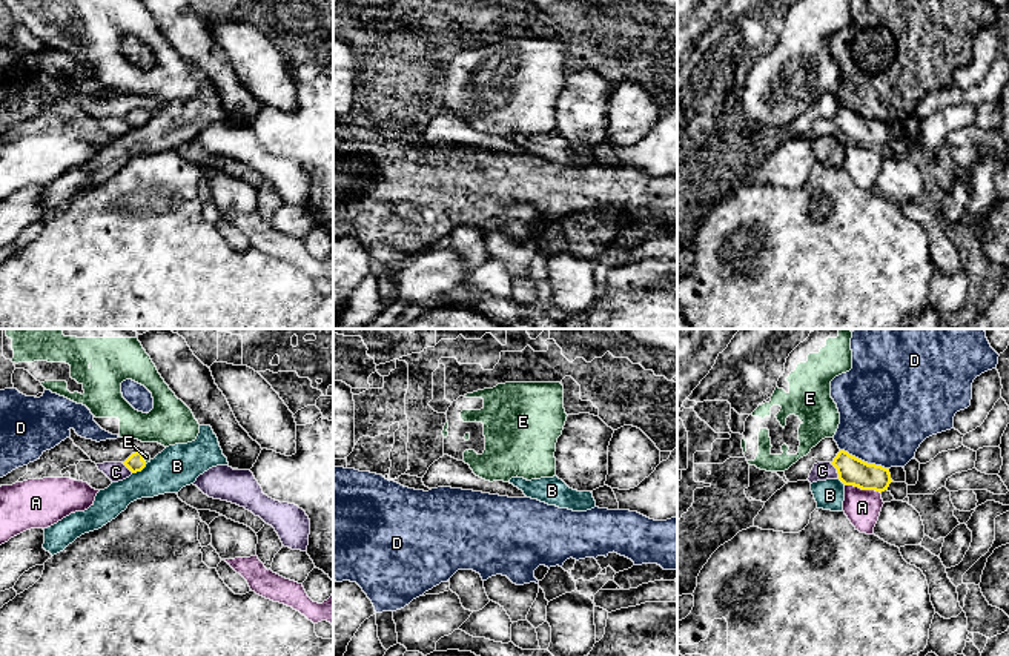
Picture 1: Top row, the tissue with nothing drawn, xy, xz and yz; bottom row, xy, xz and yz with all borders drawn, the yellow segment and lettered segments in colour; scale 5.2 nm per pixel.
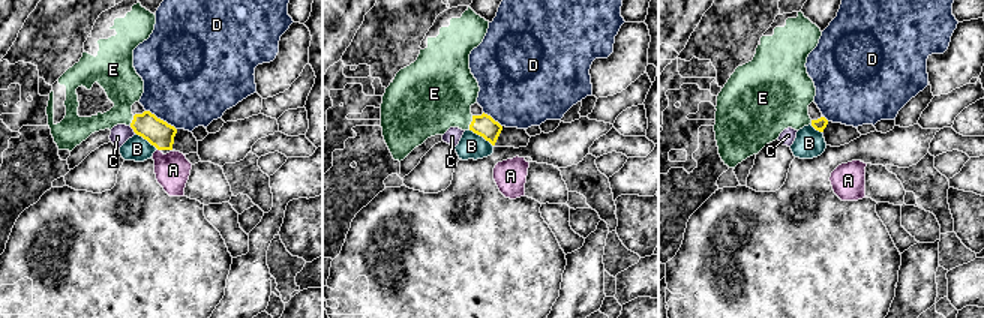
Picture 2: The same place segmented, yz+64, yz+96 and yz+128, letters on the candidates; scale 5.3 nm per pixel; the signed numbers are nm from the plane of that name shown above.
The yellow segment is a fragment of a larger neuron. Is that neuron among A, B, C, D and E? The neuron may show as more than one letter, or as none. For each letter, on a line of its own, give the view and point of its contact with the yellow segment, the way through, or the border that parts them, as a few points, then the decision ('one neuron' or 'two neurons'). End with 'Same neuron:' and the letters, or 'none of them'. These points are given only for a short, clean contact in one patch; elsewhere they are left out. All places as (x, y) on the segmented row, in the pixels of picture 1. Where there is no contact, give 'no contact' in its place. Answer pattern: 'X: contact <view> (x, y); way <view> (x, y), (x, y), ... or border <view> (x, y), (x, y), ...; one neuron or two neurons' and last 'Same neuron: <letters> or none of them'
A: contact yz (863, 489); border yz (845, 484), (874, 489), (880, 493); two neurons
B: contact xy (138, 470); border xy (146, 464), (132, 473); two neurons
C: contact yz (837, 470); two neurons
D: contact yz (863, 461); border yz (840, 449), (888, 469); two neurons
E: contact xy (142, 458); way xy (135, 463), (142, 458), (146, 457); one neuron
Same neuron: E

